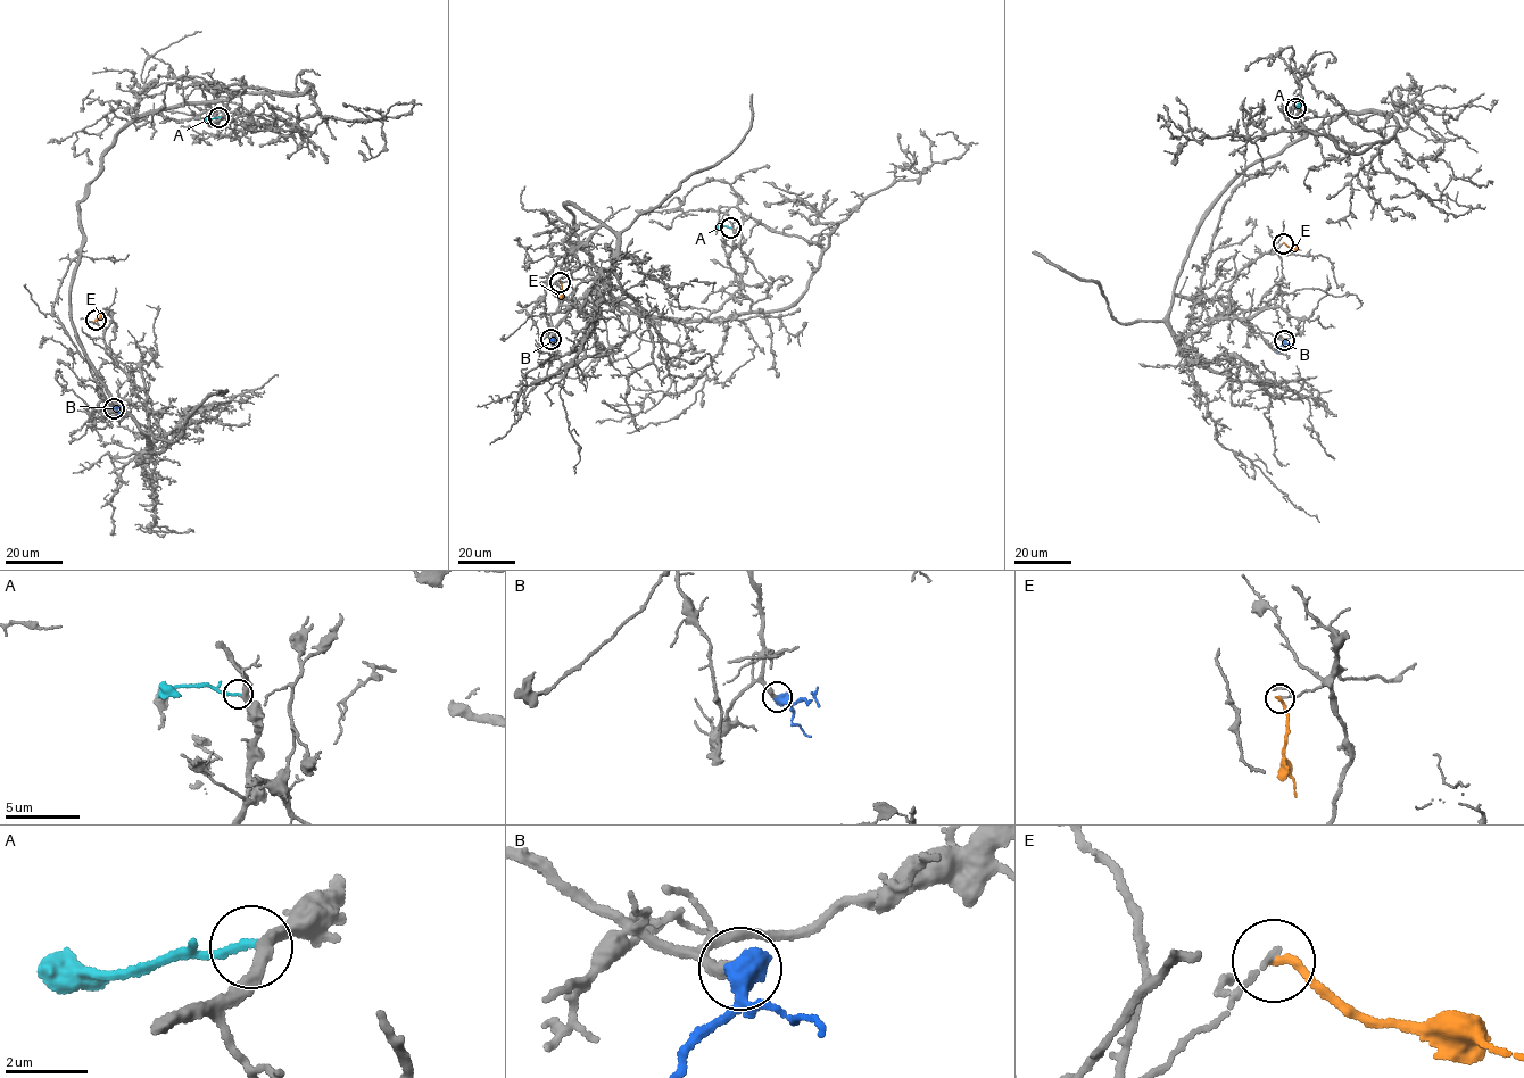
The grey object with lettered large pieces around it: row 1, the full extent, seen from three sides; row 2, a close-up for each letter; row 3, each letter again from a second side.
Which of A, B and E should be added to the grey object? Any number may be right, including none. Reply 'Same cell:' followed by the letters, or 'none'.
Same cell: A, B

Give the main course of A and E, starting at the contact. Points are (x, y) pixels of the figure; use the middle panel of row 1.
A: (730, 227), (715, 227)
E: (560, 282), (563, 301)

